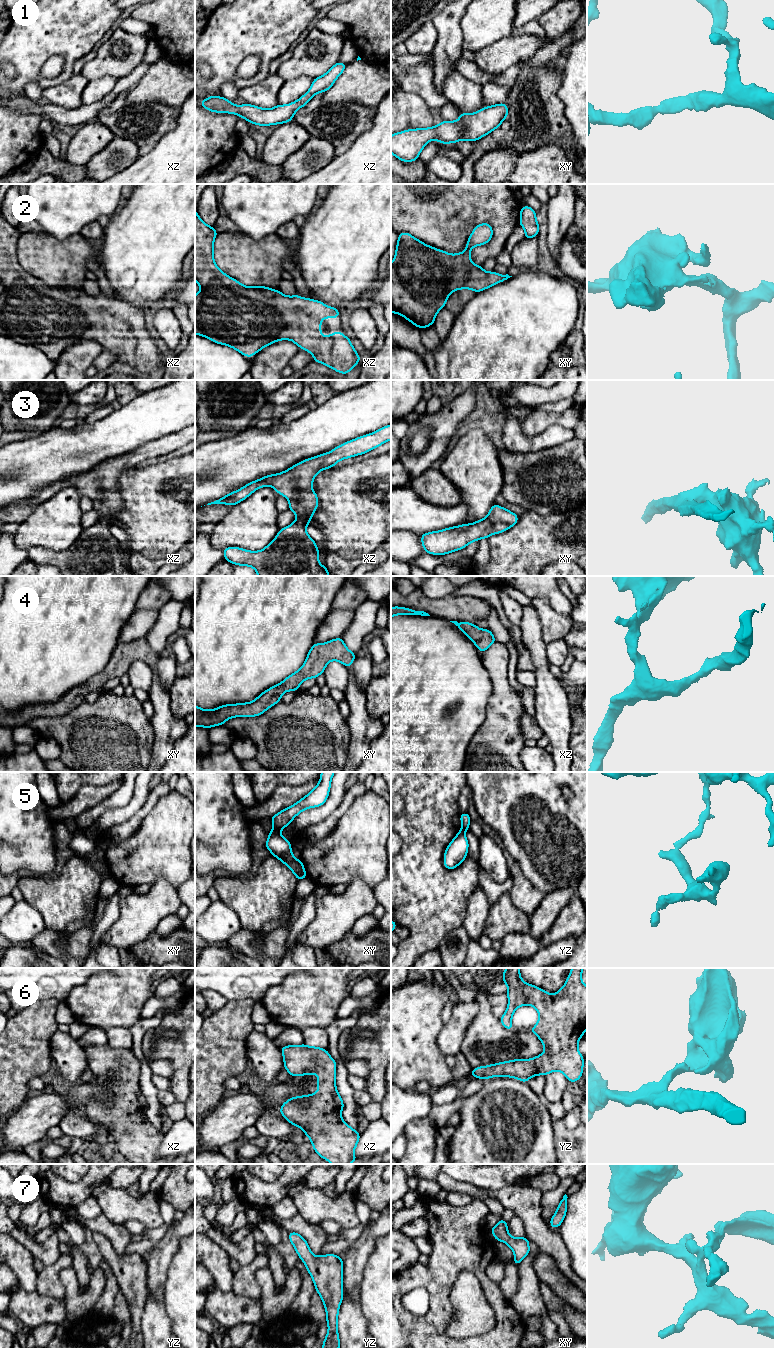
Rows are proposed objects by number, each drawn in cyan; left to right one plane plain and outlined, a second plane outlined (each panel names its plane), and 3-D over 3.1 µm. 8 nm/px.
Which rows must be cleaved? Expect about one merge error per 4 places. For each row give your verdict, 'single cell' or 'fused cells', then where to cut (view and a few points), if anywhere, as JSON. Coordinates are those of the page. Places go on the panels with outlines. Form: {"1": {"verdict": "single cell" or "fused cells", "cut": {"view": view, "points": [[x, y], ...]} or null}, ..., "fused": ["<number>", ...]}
{"1": {"verdict": "single cell", "cut": null}, "2": {"verdict": "single cell", "cut": null}, "3": {"verdict": "single cell", "cut": null}, "4": {"verdict": "single cell", "cut": null}, "5": {"verdict": "fused cells", "cut": {"view": "xy", "points": [[274, 827], [279, 830]]}}, "6": {"verdict": "single cell", "cut": null}, "7": {"verdict": "single cell", "cut": null}, "fused": ["5"]}

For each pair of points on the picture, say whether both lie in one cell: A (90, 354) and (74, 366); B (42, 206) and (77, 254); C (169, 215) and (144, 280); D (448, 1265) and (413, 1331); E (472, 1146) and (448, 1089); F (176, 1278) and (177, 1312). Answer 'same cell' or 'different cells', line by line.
A: same cell
B: different cells
C: same cell
D: same cell
E: different cells
F: same cell

